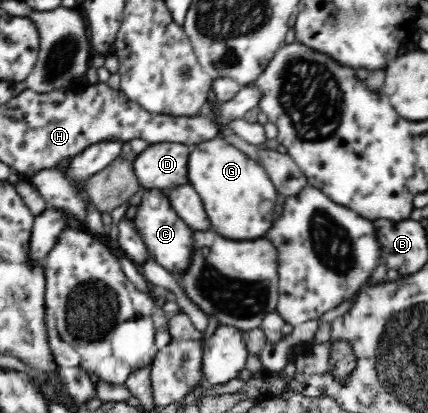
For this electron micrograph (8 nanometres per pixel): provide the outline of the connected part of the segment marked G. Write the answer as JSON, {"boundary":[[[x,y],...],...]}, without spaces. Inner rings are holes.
{"boundary":[[[219,128],[220,136],[192,147],[188,159],[188,180],[202,196],[214,233],[234,240],[254,240],[264,236],[274,216],[266,216],[274,210],[276,194],[273,182],[260,163],[255,144],[242,140],[239,135]]]}

